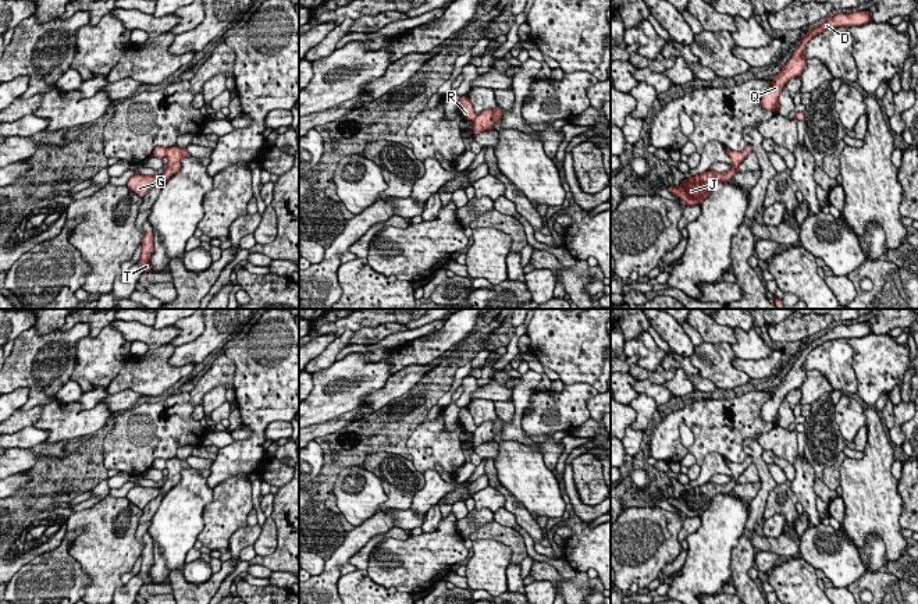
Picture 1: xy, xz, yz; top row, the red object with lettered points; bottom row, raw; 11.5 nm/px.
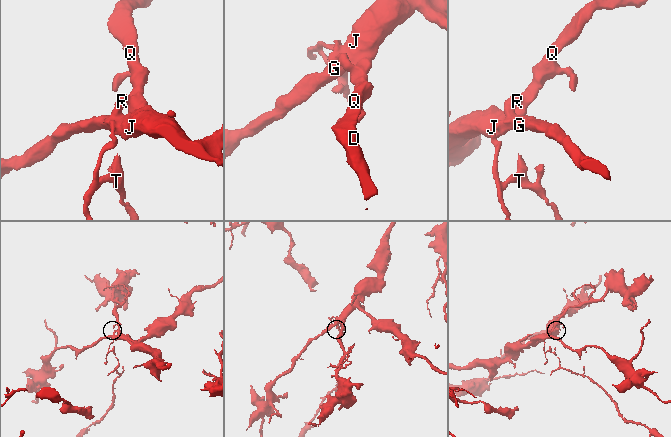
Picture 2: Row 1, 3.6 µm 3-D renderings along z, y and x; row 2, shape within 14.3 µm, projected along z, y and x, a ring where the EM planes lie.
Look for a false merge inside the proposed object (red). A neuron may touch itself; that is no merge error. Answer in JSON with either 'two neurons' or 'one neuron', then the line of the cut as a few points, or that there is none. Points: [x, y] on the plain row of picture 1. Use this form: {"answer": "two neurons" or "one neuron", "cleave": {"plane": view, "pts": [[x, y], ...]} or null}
{"answer": "two neurons", "cleave": {"plane": "xy", "pts": [[164, 461], [166, 466]]}}

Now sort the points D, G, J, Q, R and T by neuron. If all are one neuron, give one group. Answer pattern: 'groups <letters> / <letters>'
groups D G J Q / R T

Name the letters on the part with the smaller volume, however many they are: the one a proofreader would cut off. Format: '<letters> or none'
R, T

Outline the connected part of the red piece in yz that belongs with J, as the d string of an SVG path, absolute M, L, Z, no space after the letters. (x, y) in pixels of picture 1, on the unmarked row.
M747 456L743 463L729 461L732 477L727 484L719 486L716 483L705 483L700 487L684 491L679 498L673 495L668 500L673 508L679 509L686 518L701 516L711 505L716 494L732 493L733 487L739 483L739 476L752 463L751 456Z

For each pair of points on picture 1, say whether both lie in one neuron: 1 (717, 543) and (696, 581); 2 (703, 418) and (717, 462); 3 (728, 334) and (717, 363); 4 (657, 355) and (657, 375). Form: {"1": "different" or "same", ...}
{"1": "same", "2": "different", "3": "different", "4": "different"}

